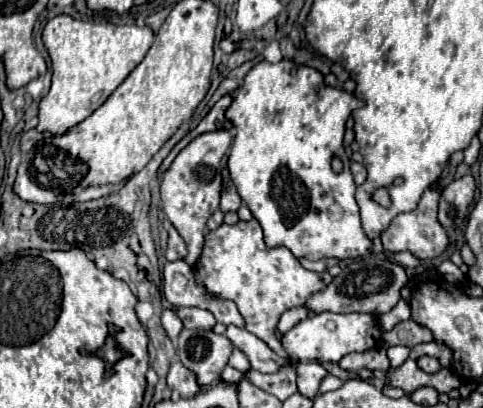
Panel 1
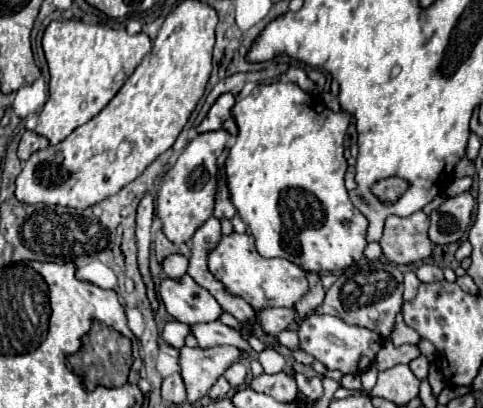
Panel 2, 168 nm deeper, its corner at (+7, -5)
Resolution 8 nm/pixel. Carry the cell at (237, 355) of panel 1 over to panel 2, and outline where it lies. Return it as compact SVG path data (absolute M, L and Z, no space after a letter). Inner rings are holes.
M234 362L234 364L226 370L226 374L224 374L224 378L230 382L232 388L242 386L242 384L246 382L246 376L248 376L248 368L246 368L244 362Z

